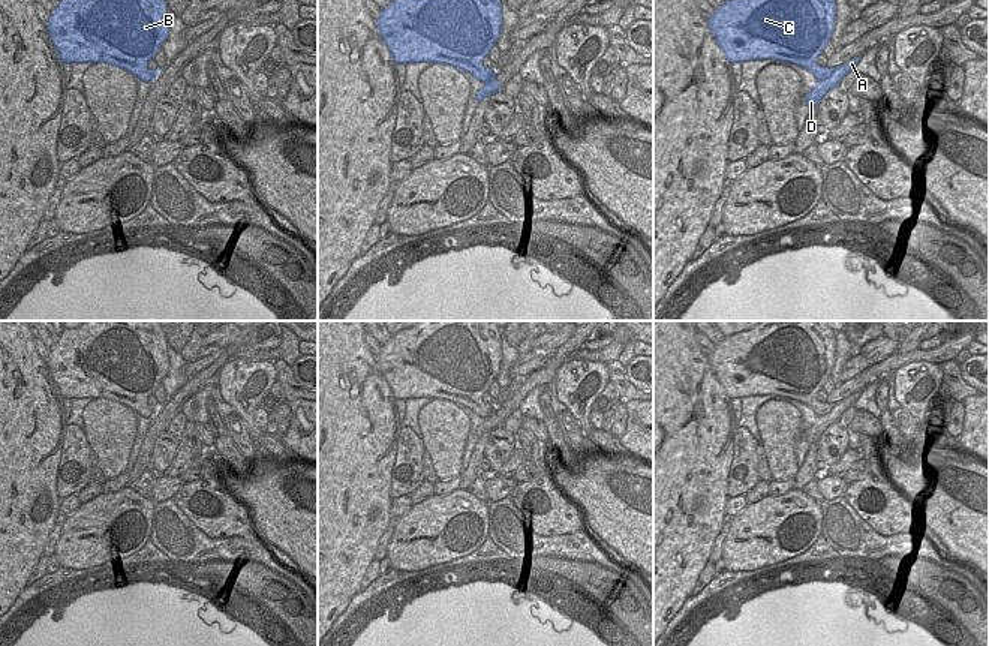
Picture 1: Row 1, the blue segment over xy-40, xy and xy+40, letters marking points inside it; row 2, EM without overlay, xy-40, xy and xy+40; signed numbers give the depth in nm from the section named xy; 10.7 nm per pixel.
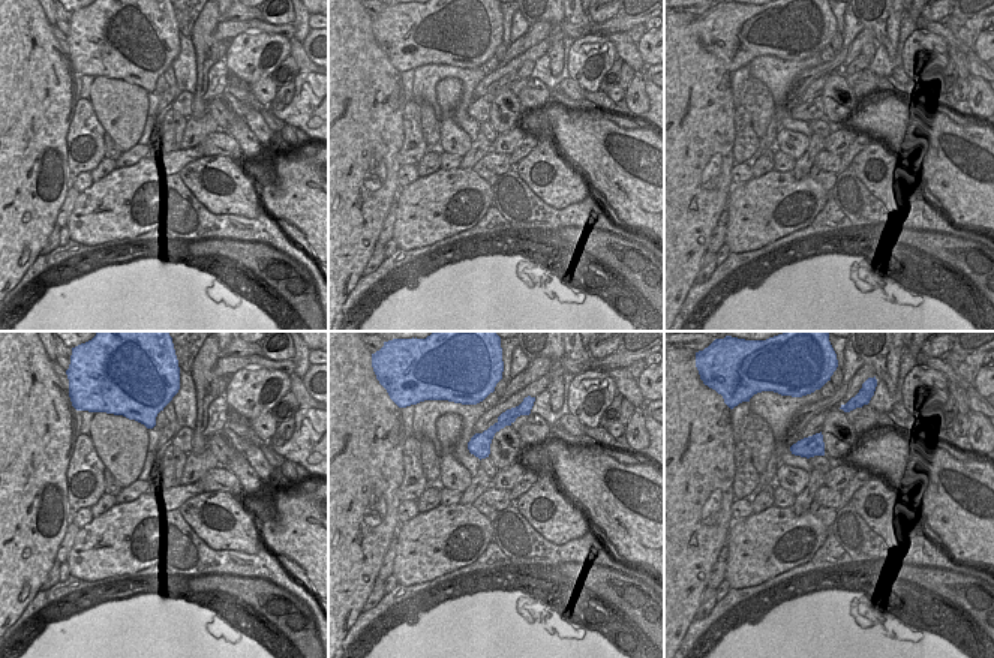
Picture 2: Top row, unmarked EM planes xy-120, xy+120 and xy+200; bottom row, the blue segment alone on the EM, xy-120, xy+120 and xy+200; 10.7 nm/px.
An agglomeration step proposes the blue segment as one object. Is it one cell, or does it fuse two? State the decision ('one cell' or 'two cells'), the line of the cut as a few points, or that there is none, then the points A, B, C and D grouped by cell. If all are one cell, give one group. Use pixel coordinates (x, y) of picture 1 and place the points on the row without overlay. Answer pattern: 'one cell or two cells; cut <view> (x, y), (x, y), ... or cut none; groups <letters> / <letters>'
two cells; cut xy+40 (832, 405), (826, 414), (817, 417); groups A D / B C

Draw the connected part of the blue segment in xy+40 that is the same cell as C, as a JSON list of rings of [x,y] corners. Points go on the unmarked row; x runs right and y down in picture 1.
[[[761,321],[751,330],[725,336],[707,358],[728,399],[773,394],[809,406],[817,417],[832,412],[832,405],[817,400],[817,393],[823,390],[836,358],[835,330],[826,321]]]

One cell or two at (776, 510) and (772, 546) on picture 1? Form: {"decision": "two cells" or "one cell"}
{"decision": "one cell"}

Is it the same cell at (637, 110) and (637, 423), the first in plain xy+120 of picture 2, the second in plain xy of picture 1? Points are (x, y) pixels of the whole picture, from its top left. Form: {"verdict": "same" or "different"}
{"verdict": "different"}

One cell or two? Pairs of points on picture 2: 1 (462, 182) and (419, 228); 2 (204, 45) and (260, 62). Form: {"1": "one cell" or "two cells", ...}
{"1": "one cell", "2": "two cells"}

